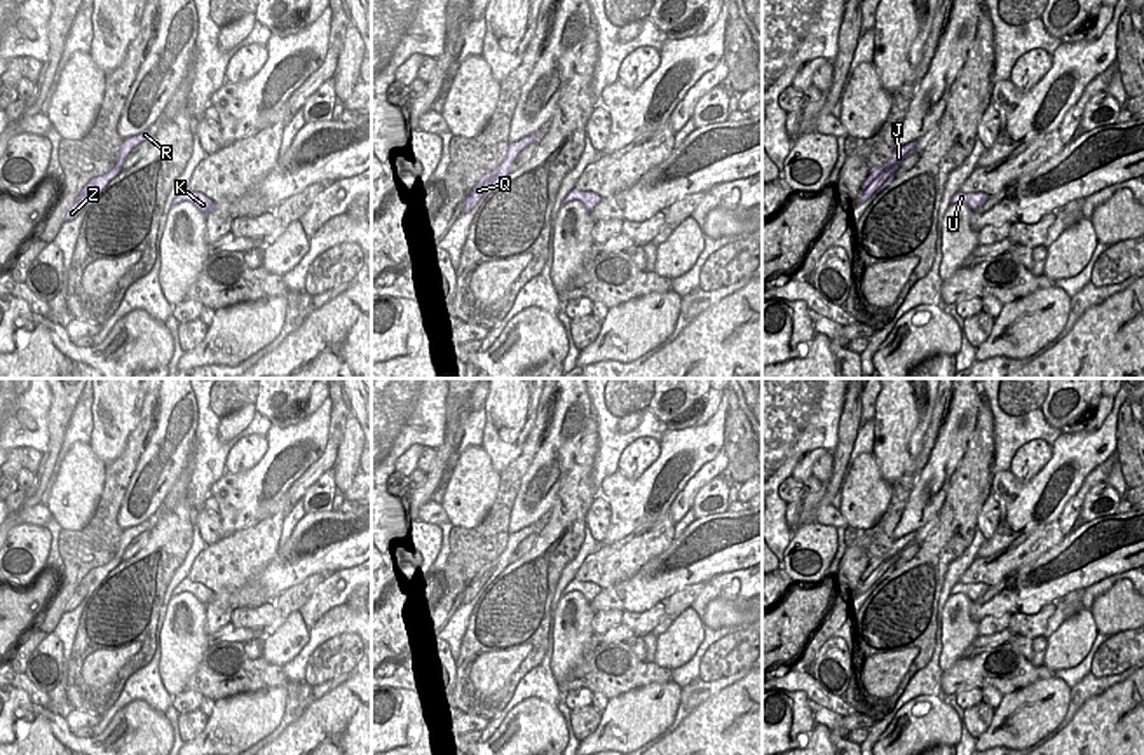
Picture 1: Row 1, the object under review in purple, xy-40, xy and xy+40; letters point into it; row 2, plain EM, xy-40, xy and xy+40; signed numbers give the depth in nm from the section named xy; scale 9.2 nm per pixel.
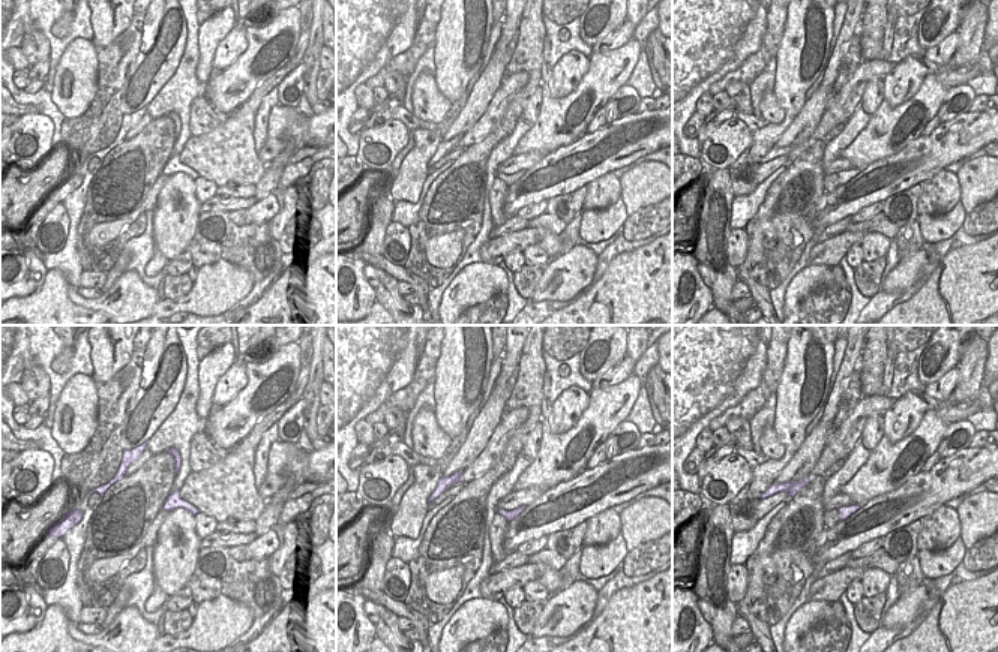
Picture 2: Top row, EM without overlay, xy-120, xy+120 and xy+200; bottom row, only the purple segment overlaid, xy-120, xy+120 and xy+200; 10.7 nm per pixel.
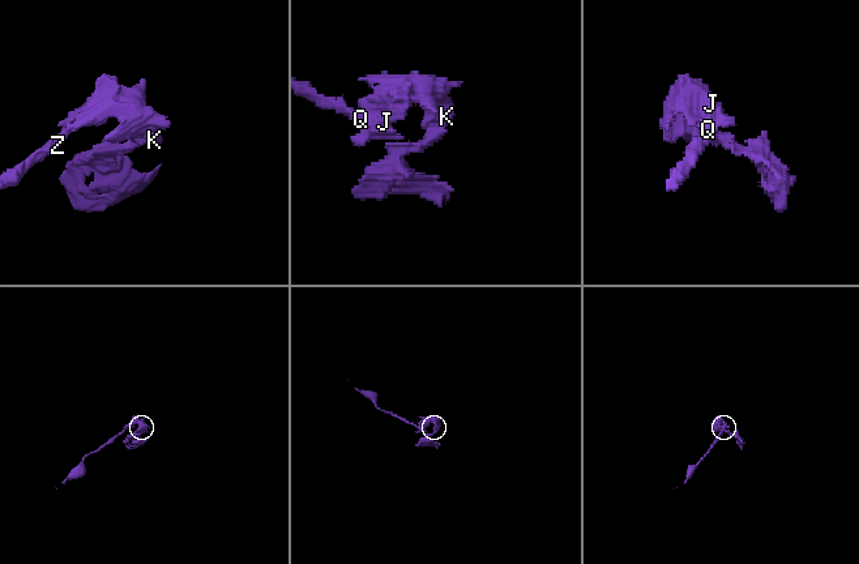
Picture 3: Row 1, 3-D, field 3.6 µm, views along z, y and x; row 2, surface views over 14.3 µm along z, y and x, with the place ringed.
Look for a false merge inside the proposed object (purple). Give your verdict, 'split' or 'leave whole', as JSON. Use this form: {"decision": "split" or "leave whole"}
{"decision": "split"}

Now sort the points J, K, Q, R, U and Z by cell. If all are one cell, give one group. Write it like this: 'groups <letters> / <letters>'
groups J K R U / Q Z

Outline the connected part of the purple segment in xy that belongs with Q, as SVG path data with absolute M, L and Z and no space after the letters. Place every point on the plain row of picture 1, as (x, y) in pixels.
M511 558L506 561L499 561L495 567L483 565L480 572L471 579L466 588L462 605L469 603L483 586L490 586L492 581L504 572L504 568L511 563Z

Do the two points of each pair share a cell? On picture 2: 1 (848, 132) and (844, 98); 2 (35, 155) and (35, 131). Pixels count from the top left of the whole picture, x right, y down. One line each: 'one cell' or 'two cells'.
1: two cells
2: one cell

